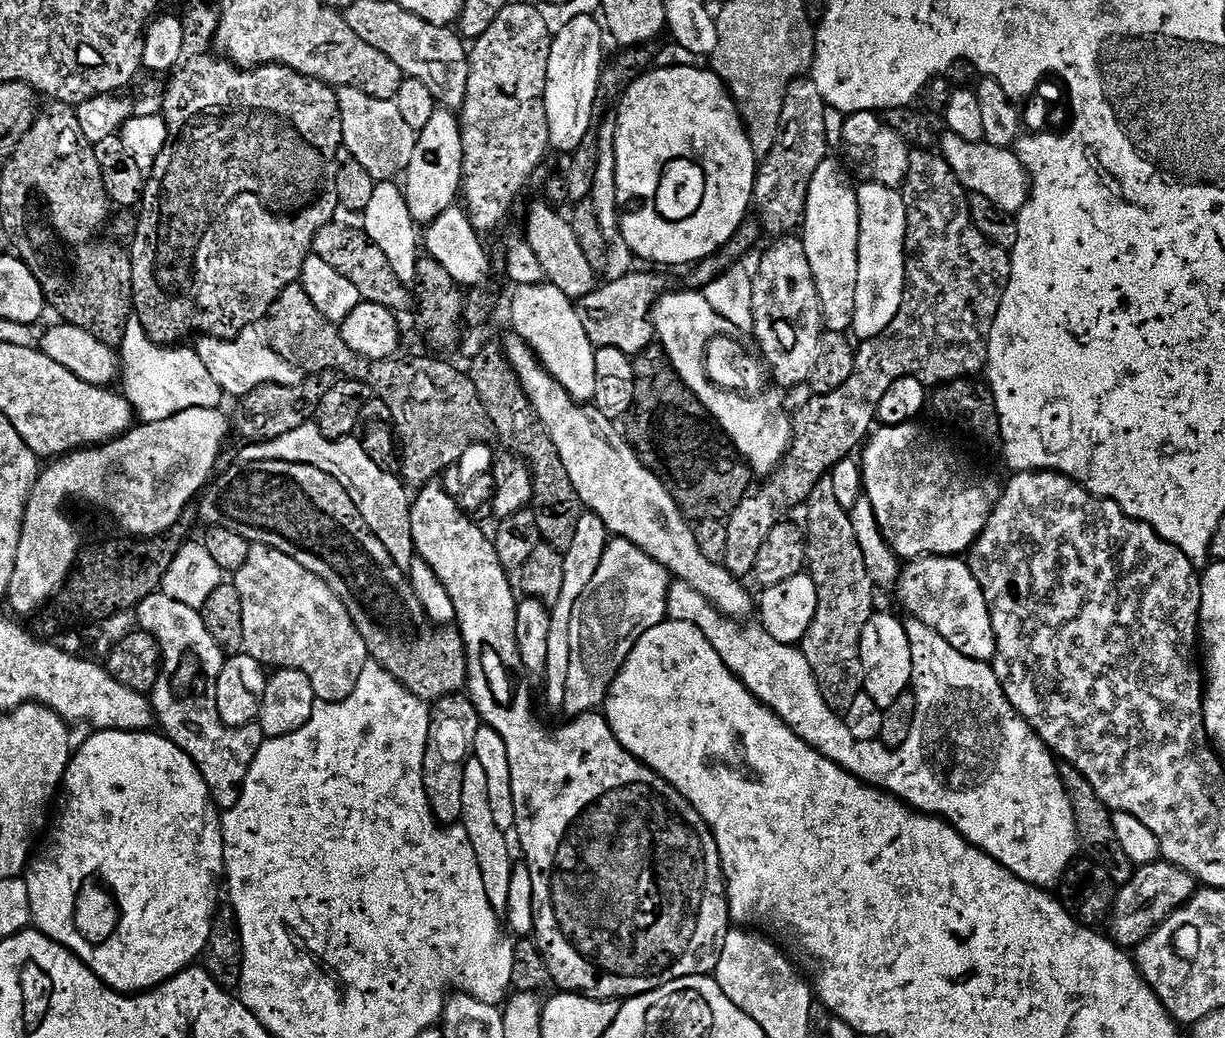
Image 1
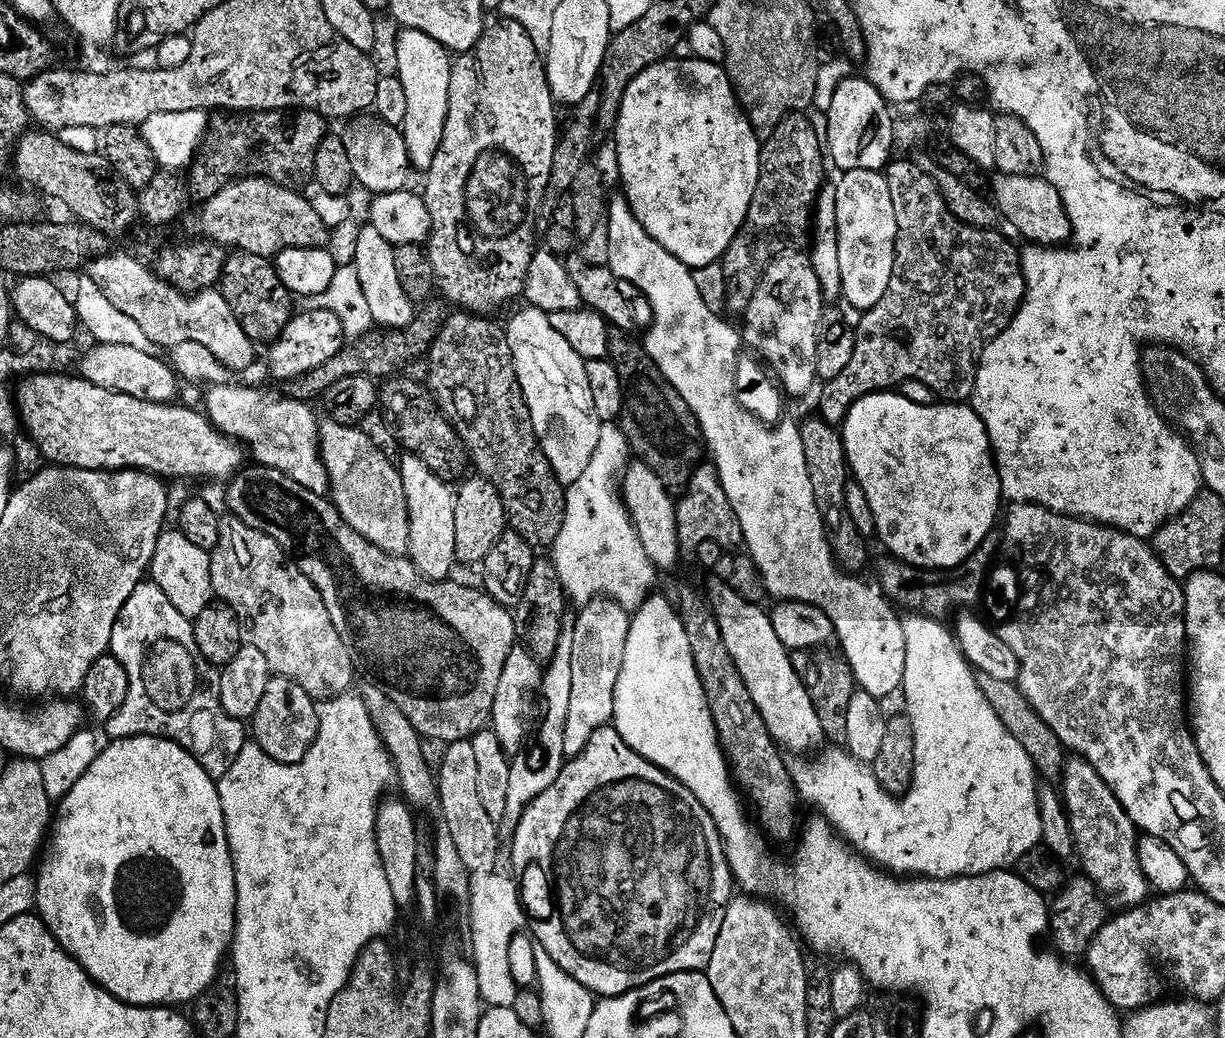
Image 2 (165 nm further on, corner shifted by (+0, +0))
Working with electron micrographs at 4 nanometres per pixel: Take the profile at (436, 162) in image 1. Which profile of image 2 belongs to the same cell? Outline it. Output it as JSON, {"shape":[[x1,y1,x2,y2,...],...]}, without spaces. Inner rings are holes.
{"shape":[[406,28,396,44,397,75,406,90,409,106,403,124,404,141,408,147,408,159,413,169,431,168,438,150,444,144,444,127,450,110,450,80,453,57,436,39,422,34,420,29]]}

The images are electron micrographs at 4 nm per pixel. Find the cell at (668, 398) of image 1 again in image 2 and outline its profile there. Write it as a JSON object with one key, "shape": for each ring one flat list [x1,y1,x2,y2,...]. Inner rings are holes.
{"shape":[[627,331,611,333,610,359,624,383,624,411,622,427,631,455,645,464,669,490,687,489,702,463,700,455,706,452,705,436,699,420,691,412,682,395,663,376,645,345,631,340]]}

